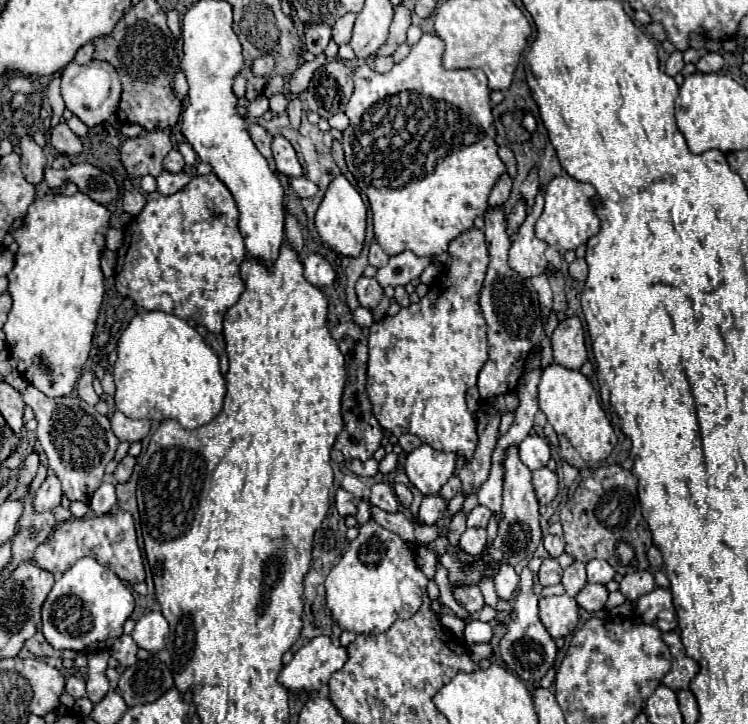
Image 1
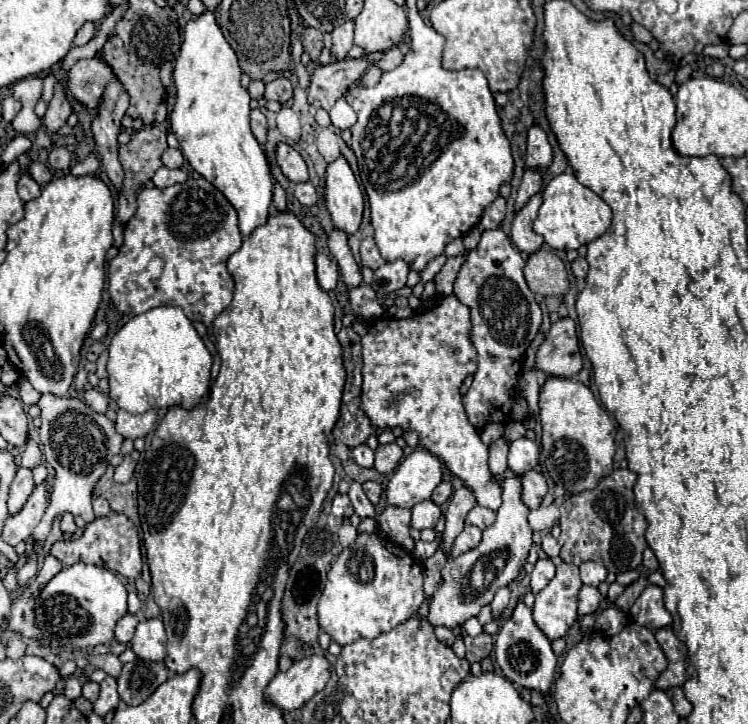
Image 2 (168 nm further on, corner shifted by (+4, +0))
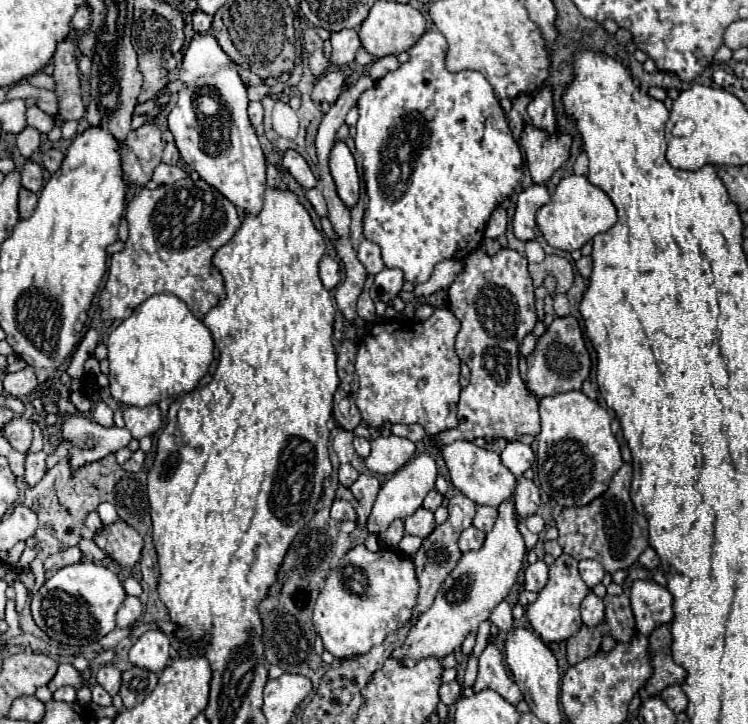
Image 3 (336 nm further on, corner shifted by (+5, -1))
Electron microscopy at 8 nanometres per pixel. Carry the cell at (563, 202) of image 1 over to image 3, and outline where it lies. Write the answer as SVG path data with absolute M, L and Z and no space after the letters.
M571 175L561 179L551 197L551 203L543 205L537 211L537 225L541 229L541 235L551 247L561 251L581 249L597 233L609 231L615 223L617 223L617 209L613 201L605 191L591 185L583 175Z

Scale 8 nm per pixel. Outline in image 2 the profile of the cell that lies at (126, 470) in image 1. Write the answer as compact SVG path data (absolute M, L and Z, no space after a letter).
M132 452L128 456L124 456L122 464L114 470L114 480L116 482L128 482L132 478L132 472L134 472L134 466L136 466L136 460L138 460L138 452Z

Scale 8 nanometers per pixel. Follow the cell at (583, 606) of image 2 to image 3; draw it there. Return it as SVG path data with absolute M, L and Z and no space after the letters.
M589 593L583 603L581 603L581 615L583 615L583 623L587 627L595 627L603 621L605 617L605 605L603 605L603 599L597 597L595 593Z

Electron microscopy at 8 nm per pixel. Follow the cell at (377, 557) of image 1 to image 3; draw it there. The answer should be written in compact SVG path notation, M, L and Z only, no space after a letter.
M357 545L349 549L339 561L339 567L331 571L319 593L313 611L315 631L333 657L347 659L351 655L363 655L373 645L381 645L387 635L411 617L417 593L419 583L411 559L391 549L371 553L365 545Z

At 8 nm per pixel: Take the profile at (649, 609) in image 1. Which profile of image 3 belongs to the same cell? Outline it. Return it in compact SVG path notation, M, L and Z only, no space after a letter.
M635 581L631 585L631 609L641 635L649 635L655 627L673 619L671 603L671 593L655 581Z

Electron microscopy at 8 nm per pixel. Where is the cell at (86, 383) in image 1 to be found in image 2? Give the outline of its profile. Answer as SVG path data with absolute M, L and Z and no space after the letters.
M88 388L84 390L84 402L94 410L94 412L104 412L108 408L108 398L96 390L96 388Z

